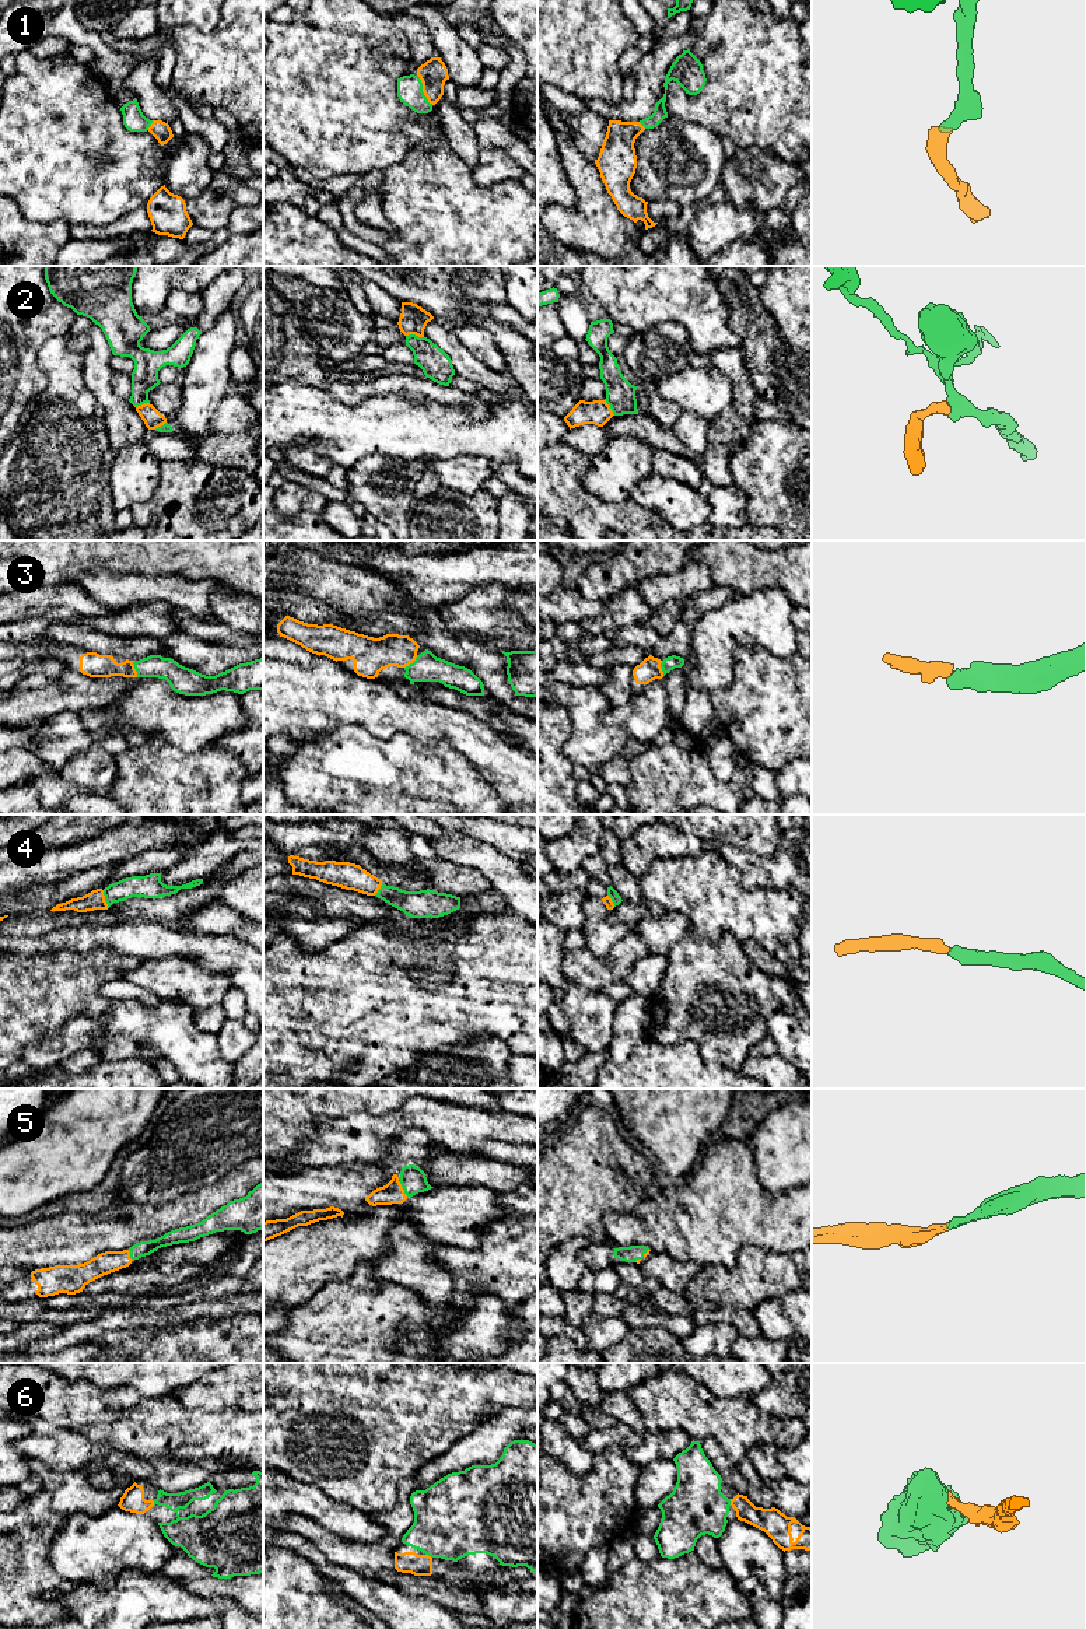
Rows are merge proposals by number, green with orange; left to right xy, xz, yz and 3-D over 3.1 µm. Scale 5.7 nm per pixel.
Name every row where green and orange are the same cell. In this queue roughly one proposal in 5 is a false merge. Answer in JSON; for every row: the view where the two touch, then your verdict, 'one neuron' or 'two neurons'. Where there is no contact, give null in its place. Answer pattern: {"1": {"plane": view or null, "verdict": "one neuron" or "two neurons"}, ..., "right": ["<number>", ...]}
{"1": {"plane": "xz", "verdict": "one neuron"}, "2": {"plane": "xz", "verdict": "one neuron"}, "3": {"plane": "xy", "verdict": "one neuron"}, "4": {"plane": "xy", "verdict": "one neuron"}, "5": {"plane": "xz", "verdict": "one neuron"}, "6": {"plane": "xy", "verdict": "one neuron"}, "right": ["1", "2", "3", "4", "5", "6"]}

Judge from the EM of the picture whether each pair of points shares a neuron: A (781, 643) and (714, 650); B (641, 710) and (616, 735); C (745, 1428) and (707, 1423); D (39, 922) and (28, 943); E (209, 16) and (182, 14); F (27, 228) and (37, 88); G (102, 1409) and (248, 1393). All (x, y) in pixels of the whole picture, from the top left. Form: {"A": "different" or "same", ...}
{"A": "same", "B": "different", "C": "same", "D": "different", "E": "same", "F": "different", "G": "different"}

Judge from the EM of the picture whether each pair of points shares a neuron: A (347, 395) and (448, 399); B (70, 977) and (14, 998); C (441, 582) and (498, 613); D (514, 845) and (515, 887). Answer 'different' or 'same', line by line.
A: same
B: same
C: different
D: different

